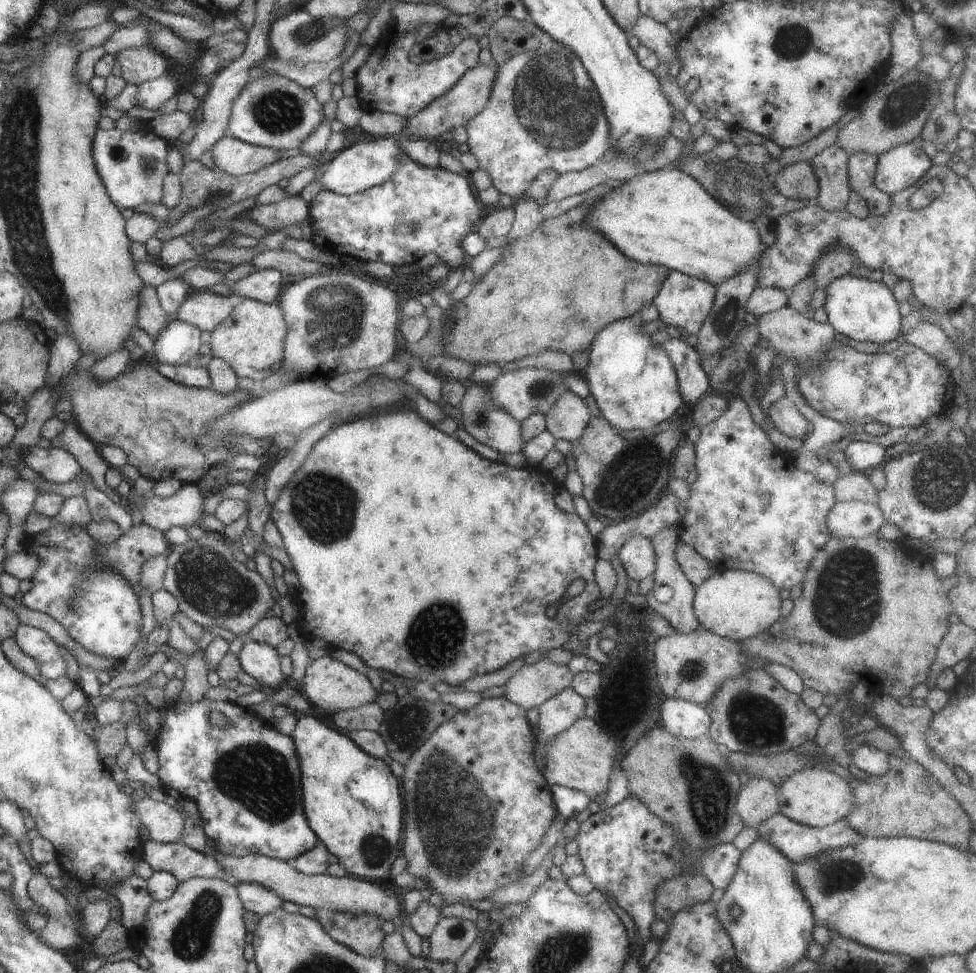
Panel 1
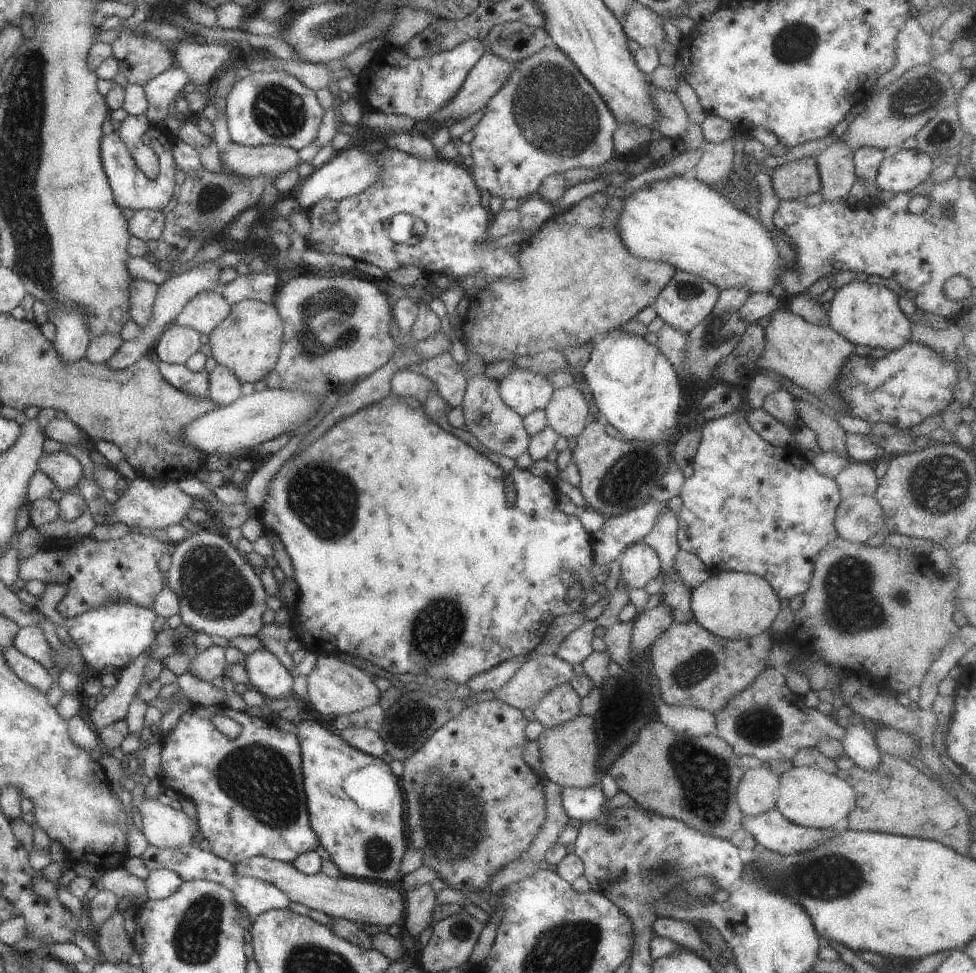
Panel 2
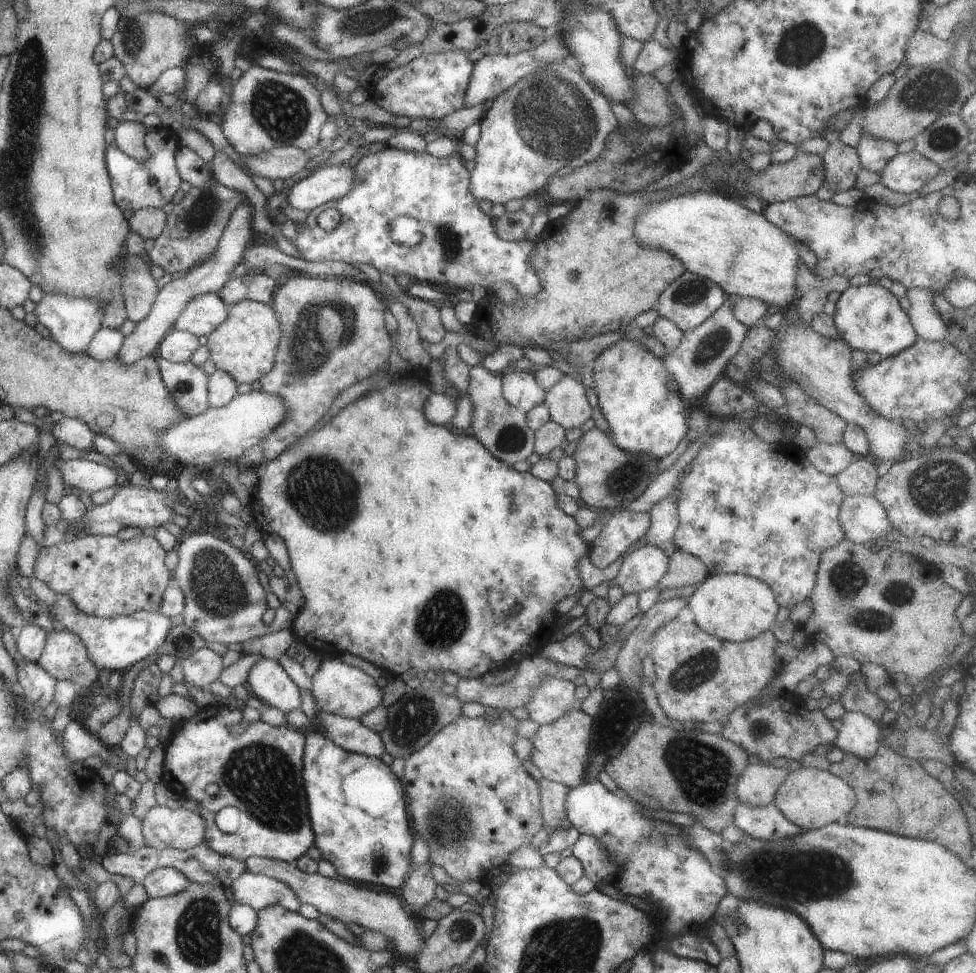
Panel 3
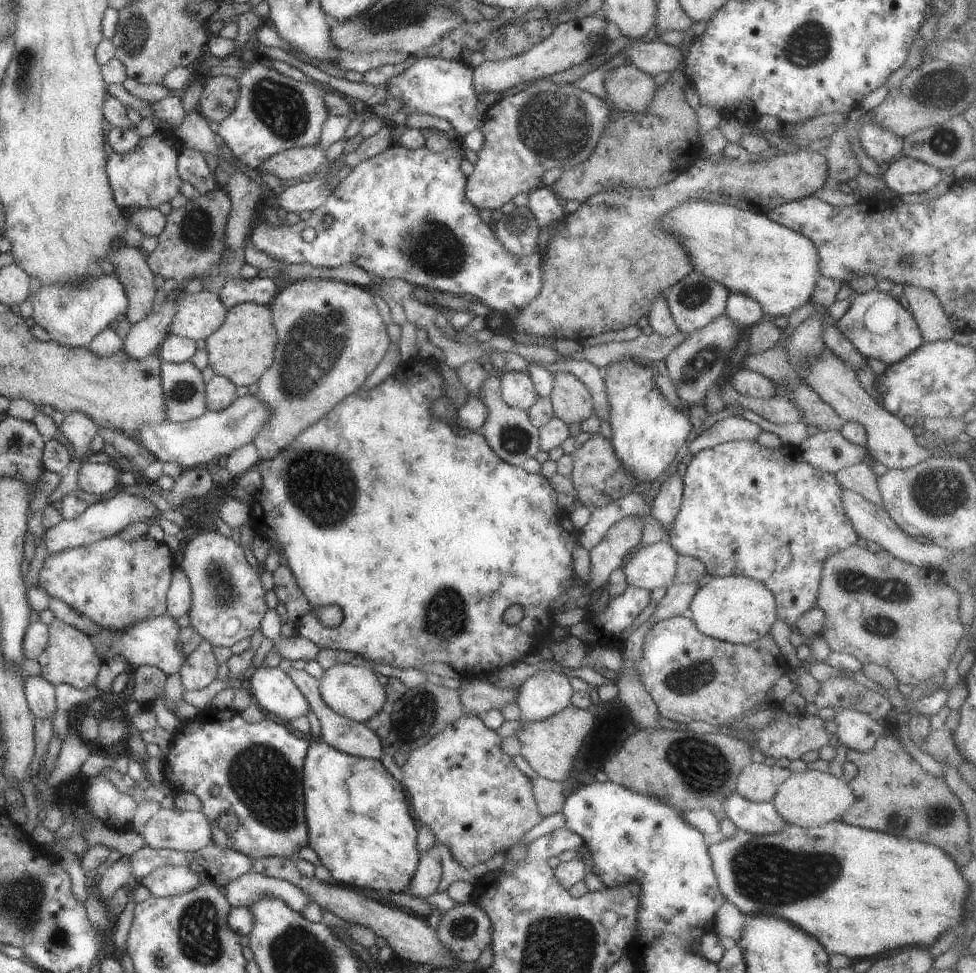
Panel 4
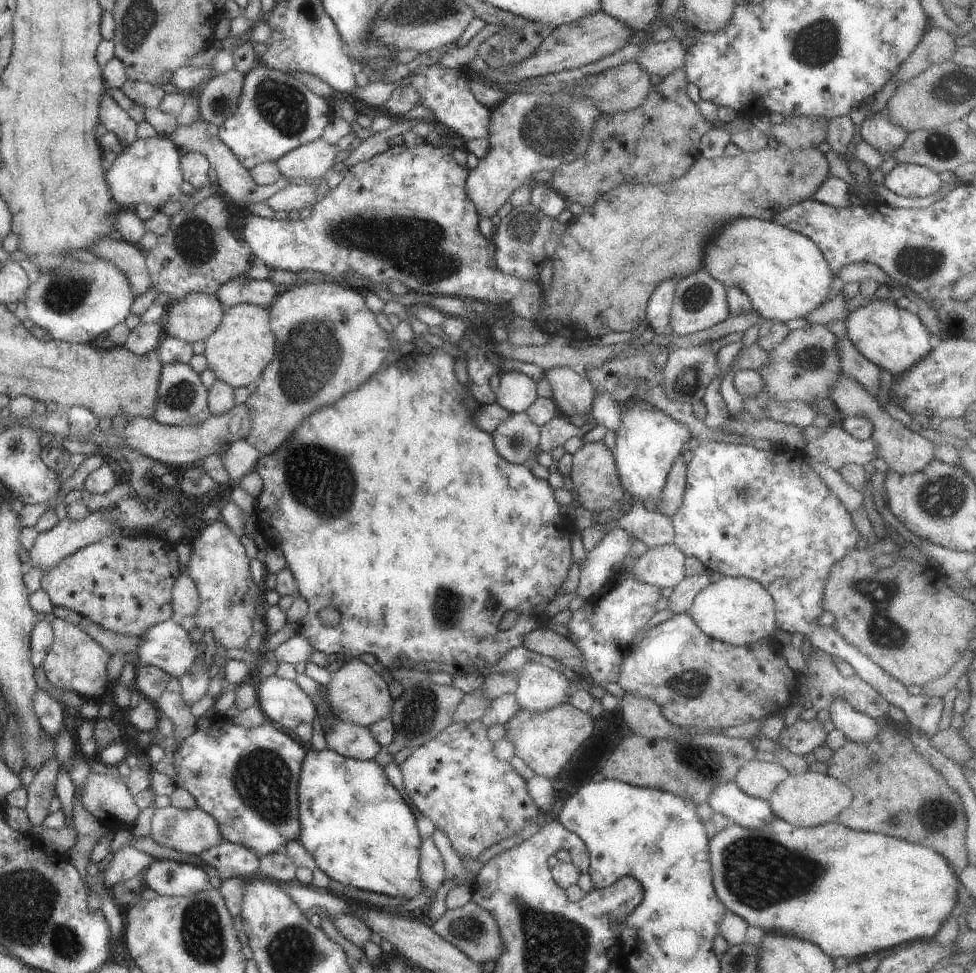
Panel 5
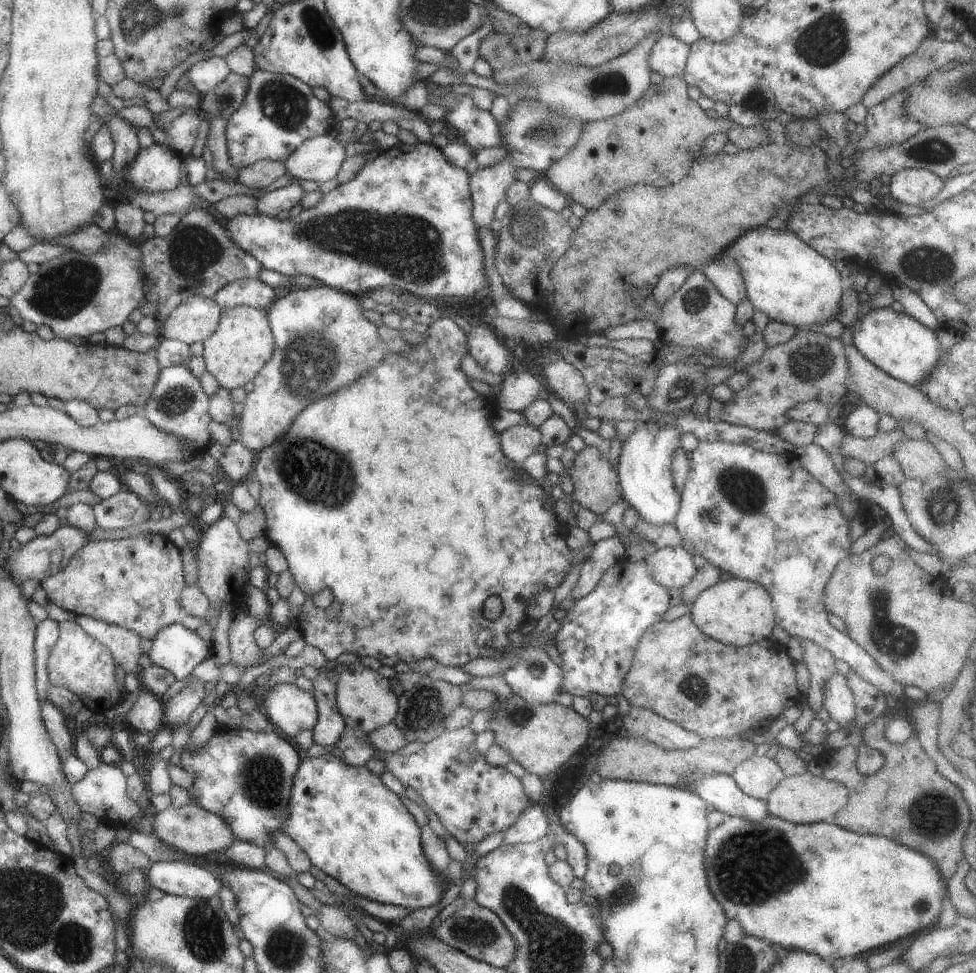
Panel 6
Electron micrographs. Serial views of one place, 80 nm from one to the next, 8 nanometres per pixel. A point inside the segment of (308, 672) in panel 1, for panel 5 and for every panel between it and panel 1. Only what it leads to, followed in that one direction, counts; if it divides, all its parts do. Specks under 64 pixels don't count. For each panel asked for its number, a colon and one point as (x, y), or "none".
2: (333, 688)
3: (340, 689)
4: (353, 692)
5: (355, 693)

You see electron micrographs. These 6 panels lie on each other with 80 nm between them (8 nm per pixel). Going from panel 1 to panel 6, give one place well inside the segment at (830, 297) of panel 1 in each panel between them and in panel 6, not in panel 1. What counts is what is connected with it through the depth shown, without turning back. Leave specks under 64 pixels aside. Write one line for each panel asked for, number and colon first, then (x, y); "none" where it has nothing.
2: (864, 314)
3: (868, 318)
4: (876, 325)
5: (893, 339)
6: (898, 345)

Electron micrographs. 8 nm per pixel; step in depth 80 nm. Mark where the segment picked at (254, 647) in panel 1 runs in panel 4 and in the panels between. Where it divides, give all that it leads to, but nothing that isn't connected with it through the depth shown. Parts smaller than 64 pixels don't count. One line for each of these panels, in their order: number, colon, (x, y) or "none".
2: (266, 675)
3: (266, 680)
4: (270, 687)

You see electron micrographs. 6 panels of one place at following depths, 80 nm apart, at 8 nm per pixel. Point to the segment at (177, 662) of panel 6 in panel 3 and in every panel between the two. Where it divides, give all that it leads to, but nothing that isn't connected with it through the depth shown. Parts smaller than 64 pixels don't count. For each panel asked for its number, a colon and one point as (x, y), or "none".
3: (114, 643)
4: (151, 641)
5: (164, 645)

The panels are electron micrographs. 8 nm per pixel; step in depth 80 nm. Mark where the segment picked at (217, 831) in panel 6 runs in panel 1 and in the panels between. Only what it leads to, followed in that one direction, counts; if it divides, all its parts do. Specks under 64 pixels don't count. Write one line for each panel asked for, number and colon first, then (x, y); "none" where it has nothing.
1: (159, 822)
2: (162, 826)
3: (162, 827)
4: (168, 828)
5: (192, 831)

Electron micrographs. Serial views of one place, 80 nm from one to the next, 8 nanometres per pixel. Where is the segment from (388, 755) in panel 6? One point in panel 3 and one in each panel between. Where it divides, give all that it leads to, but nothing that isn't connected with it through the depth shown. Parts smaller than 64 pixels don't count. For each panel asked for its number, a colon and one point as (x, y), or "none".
3: (469, 798)
4: (461, 786)
5: (454, 779)

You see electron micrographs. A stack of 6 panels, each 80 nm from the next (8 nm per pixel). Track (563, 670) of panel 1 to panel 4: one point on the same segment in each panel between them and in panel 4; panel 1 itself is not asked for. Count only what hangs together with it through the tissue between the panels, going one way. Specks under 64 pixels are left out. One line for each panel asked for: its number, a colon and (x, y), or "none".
2: (538, 674)
3: (529, 672)
4: (477, 695)

